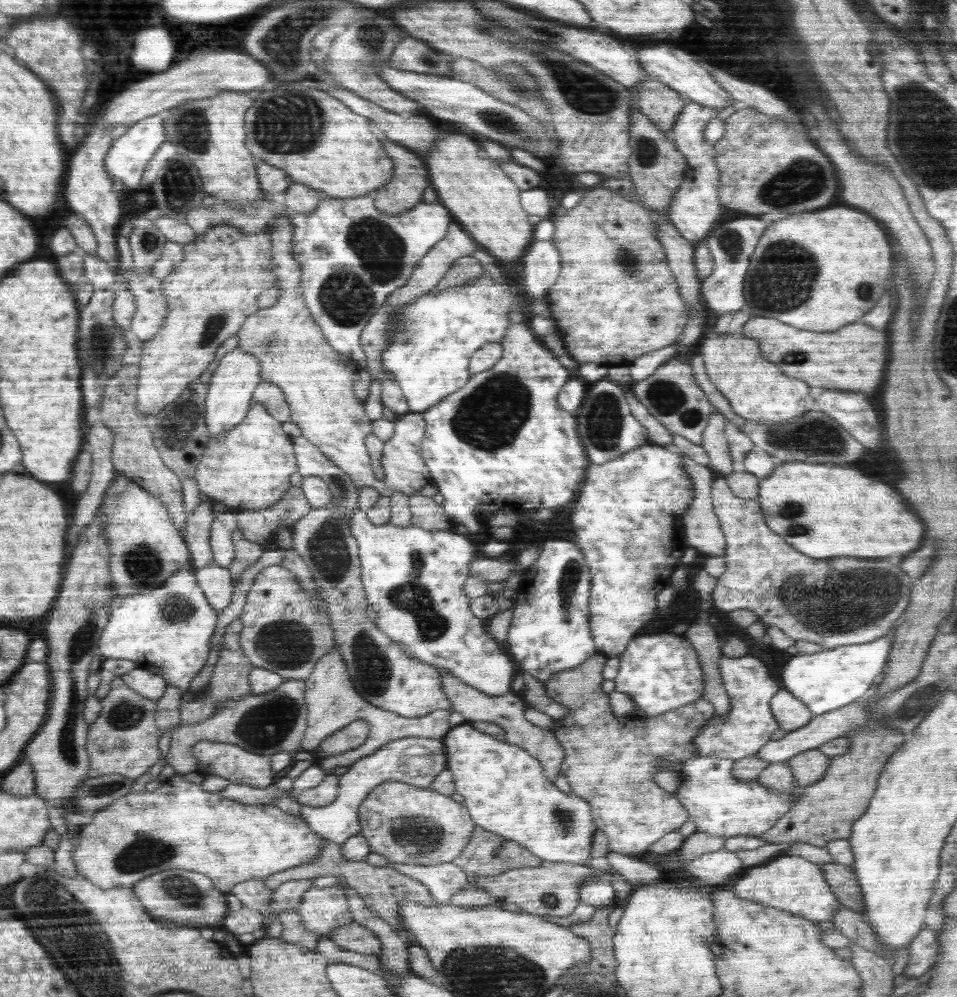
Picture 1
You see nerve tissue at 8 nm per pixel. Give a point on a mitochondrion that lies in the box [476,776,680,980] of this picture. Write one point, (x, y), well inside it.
(564, 821)

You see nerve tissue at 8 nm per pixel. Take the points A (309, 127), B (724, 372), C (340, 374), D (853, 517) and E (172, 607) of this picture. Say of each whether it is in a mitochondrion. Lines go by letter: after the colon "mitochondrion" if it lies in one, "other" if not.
A: mitochondrion
B: other
C: other
D: other
E: mitochondrion

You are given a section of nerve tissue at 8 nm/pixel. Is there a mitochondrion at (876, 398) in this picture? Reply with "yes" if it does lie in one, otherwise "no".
no

